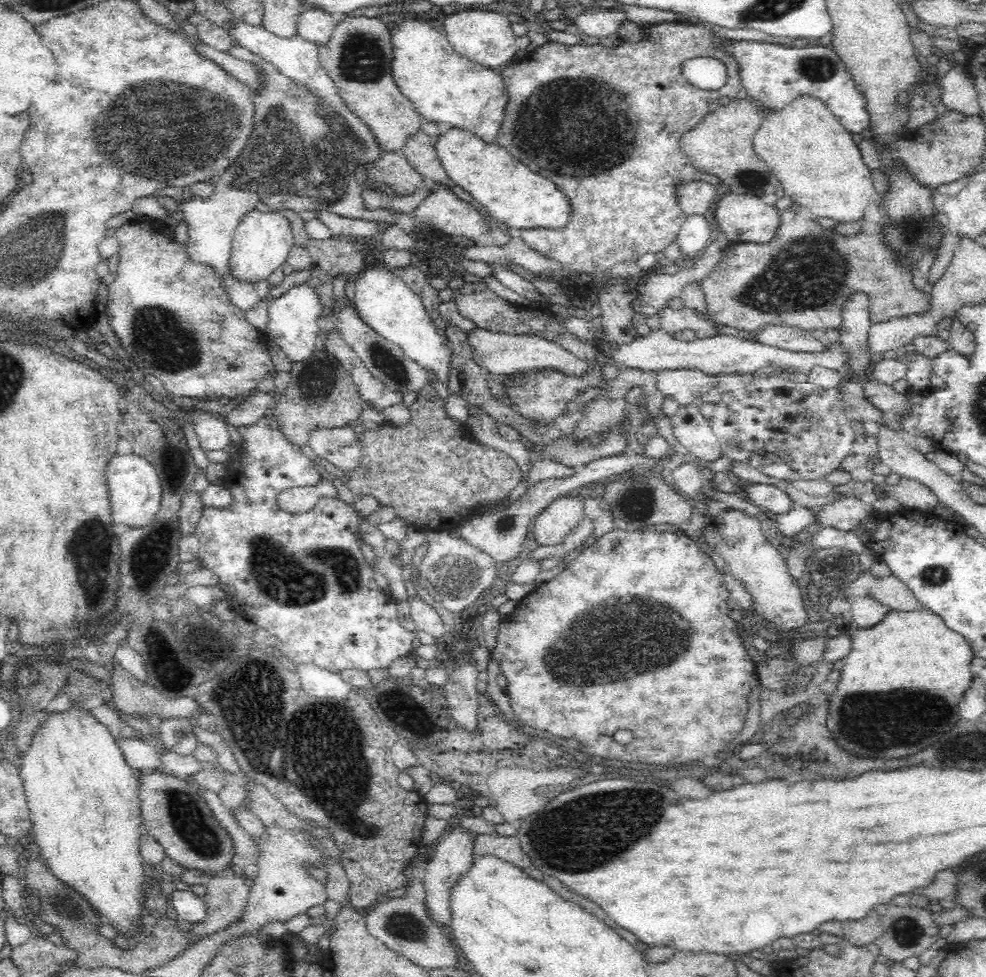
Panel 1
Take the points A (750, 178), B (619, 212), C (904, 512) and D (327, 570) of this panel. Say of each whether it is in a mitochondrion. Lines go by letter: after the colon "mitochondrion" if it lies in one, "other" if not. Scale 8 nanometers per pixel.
A: mitochondrion
B: other
C: other
D: mitochondrion

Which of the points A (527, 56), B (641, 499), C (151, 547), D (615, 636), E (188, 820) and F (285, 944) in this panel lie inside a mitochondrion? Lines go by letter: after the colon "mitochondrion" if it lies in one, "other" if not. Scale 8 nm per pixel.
A: other
B: mitochondrion
C: mitochondrion
D: mitochondrion
E: mitochondrion
F: other

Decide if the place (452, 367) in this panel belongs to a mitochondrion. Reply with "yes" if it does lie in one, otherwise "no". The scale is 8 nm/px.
no

